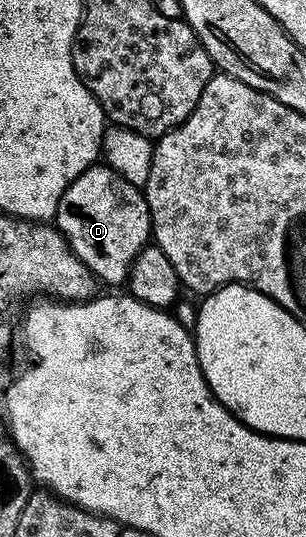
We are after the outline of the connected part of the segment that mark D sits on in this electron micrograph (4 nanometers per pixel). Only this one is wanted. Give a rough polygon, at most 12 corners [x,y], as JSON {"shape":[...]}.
{"shape":[[86,168],[54,226],[104,283],[128,282],[149,246],[141,188]]}

